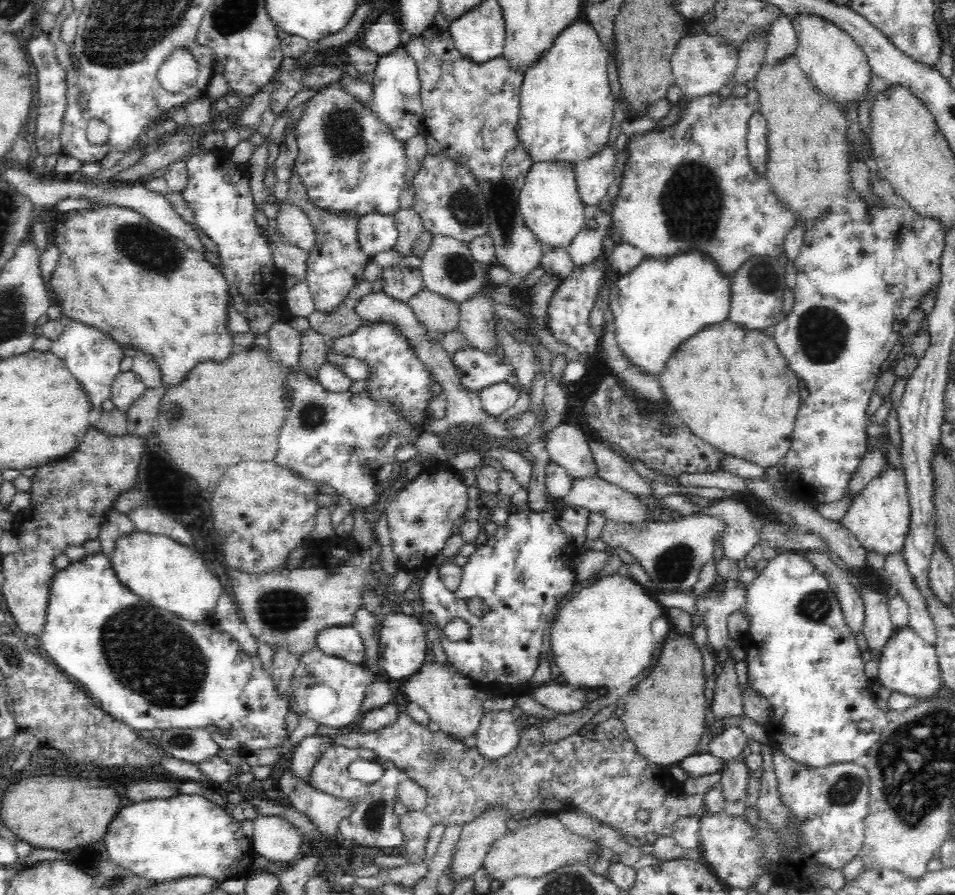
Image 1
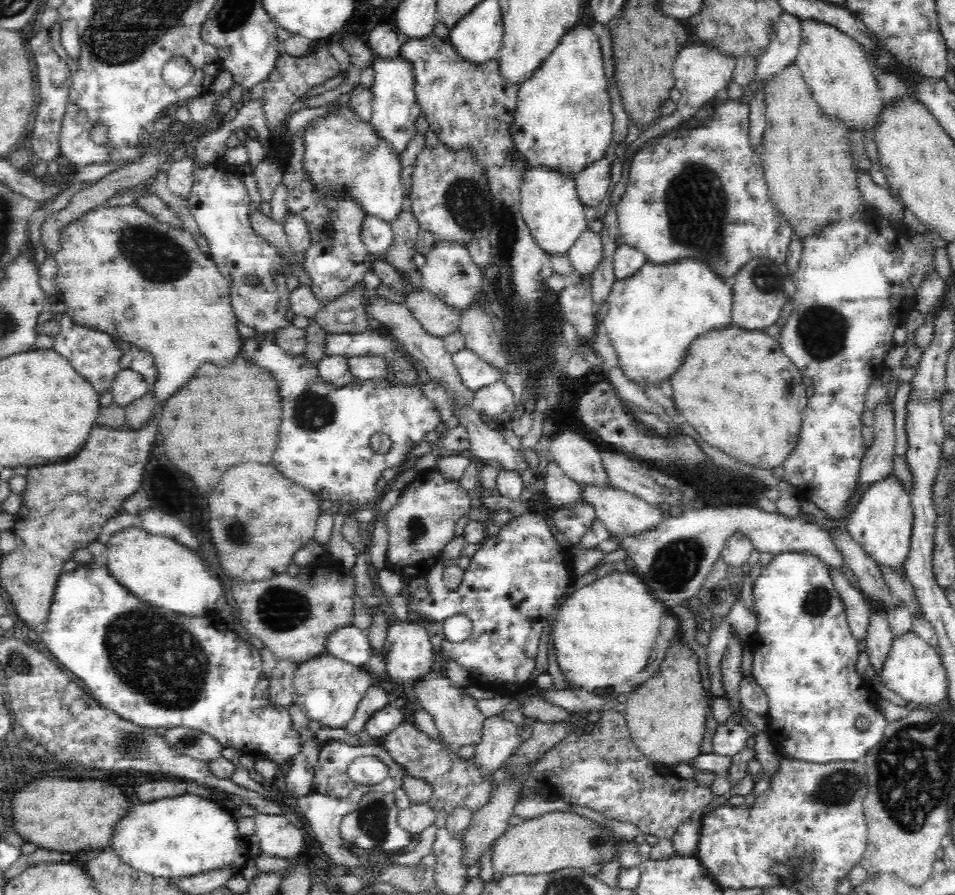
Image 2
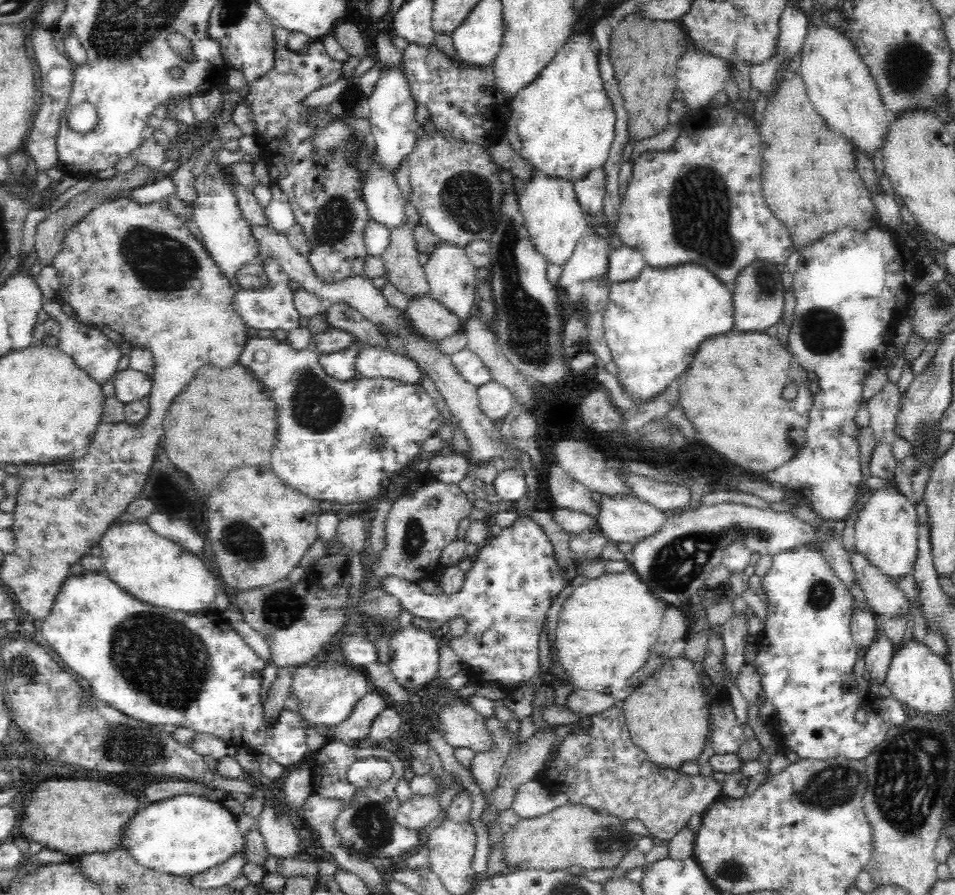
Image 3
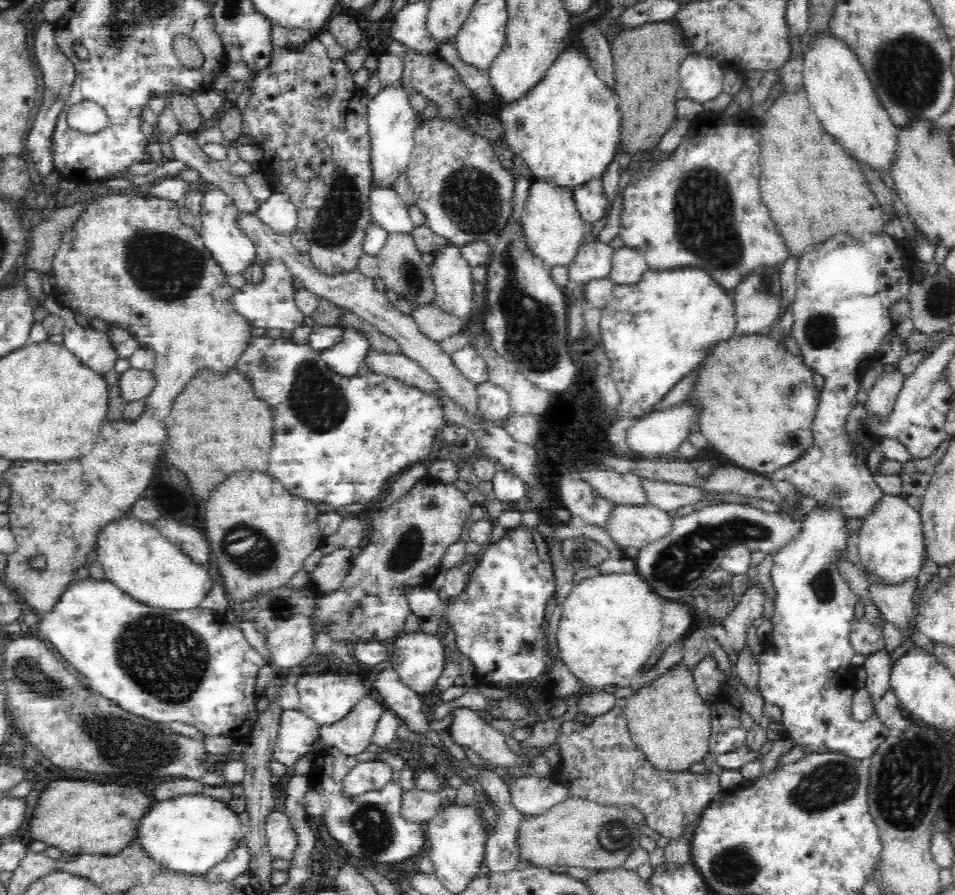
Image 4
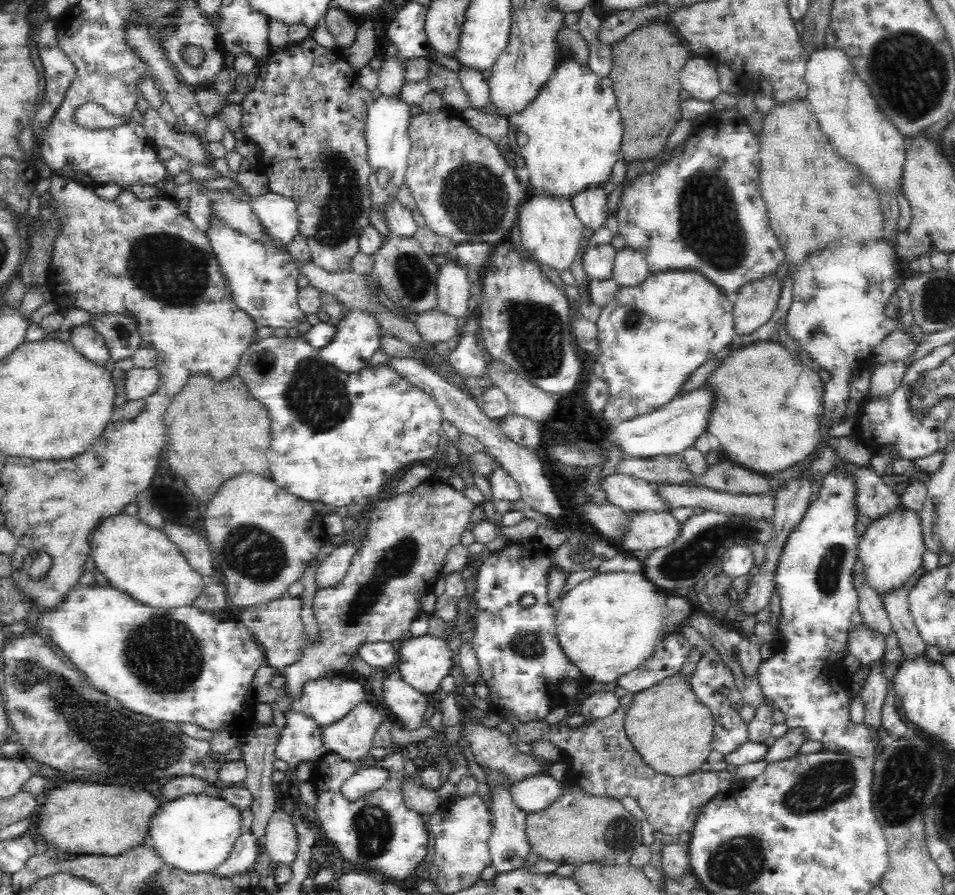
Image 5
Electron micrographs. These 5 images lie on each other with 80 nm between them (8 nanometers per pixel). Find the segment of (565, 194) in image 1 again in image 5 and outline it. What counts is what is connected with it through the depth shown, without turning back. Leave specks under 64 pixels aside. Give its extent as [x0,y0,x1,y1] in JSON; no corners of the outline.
[517,196,584,274]

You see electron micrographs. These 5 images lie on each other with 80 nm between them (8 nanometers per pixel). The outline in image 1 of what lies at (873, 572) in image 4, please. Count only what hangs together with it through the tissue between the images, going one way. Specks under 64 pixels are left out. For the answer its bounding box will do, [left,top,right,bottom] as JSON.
[839,466,910,558]

